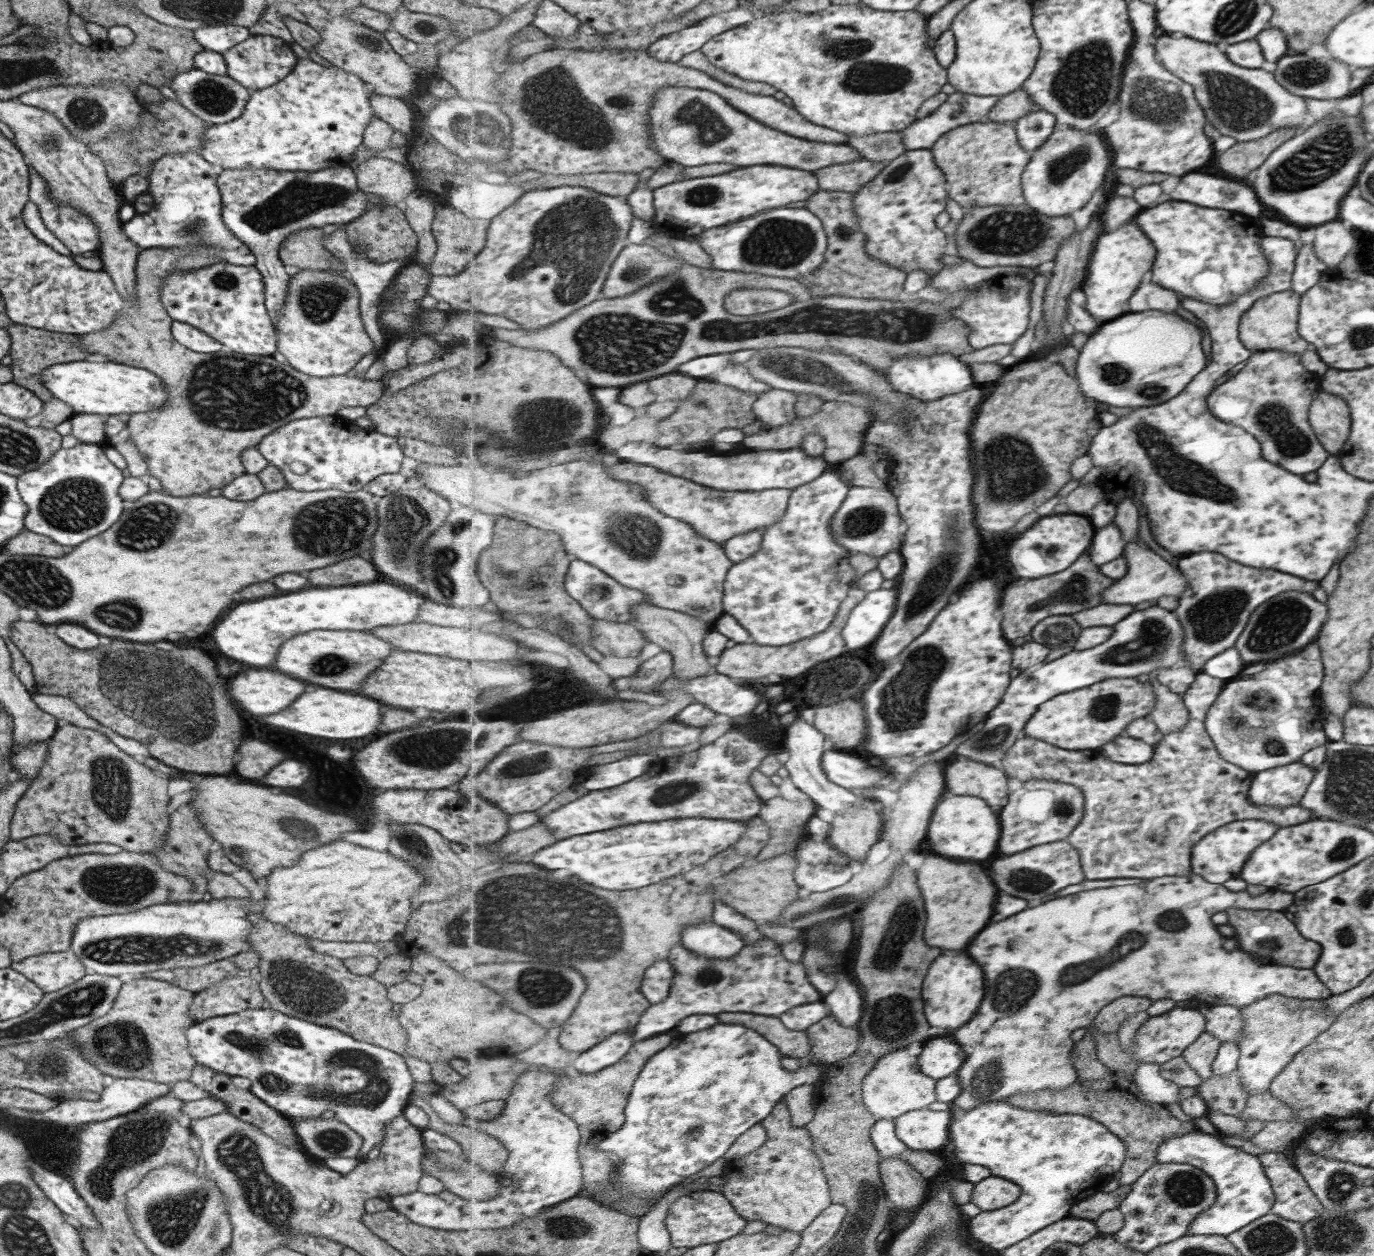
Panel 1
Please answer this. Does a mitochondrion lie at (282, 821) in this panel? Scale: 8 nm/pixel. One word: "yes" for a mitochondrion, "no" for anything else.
yes

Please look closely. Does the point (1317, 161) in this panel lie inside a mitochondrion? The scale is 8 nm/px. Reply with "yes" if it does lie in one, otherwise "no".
yes

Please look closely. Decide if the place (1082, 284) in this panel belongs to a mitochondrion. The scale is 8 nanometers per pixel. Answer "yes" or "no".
no

